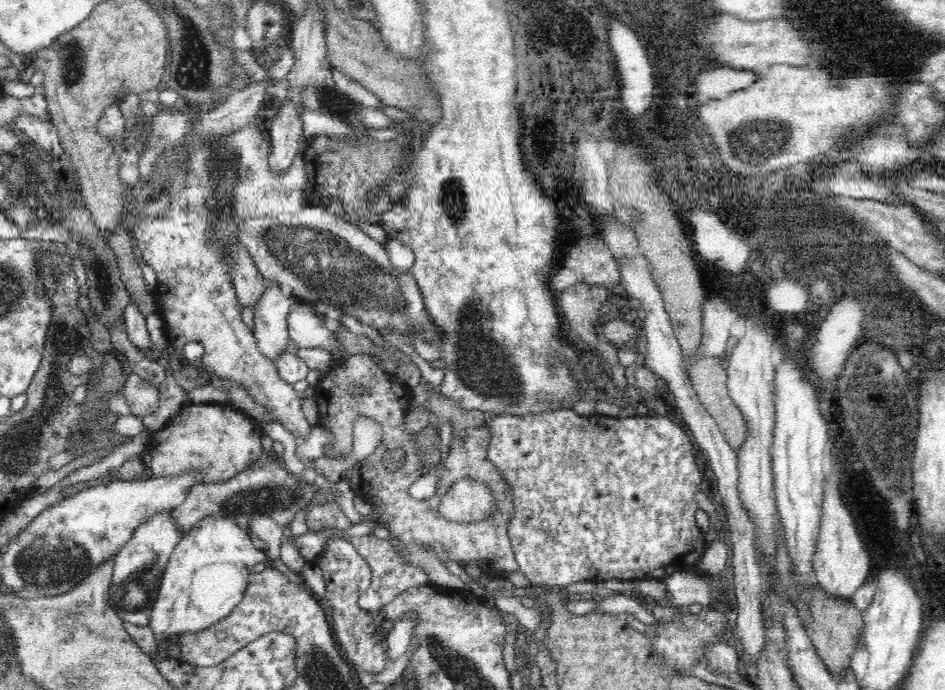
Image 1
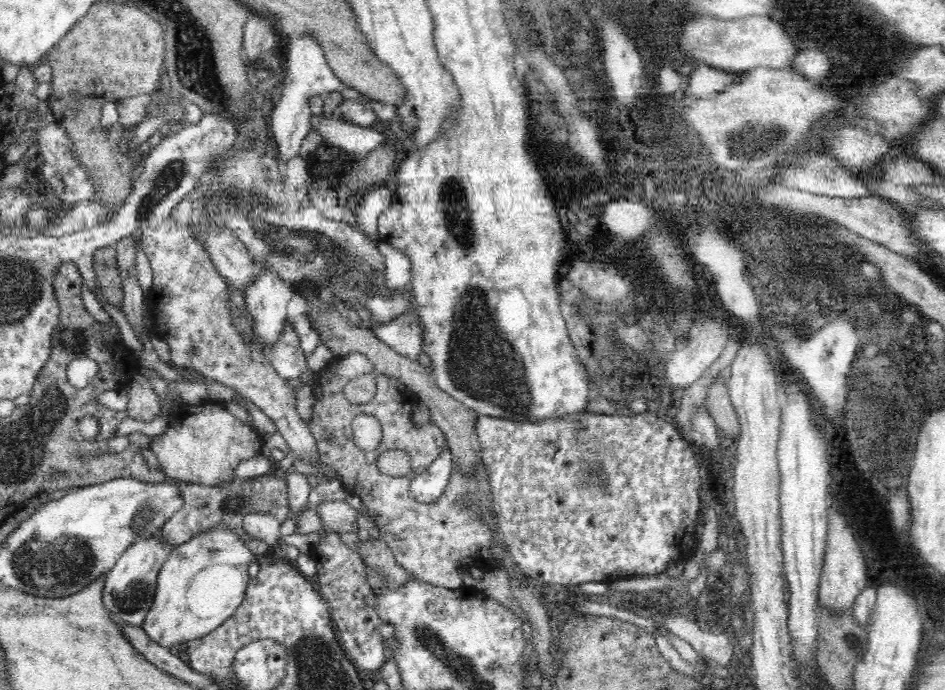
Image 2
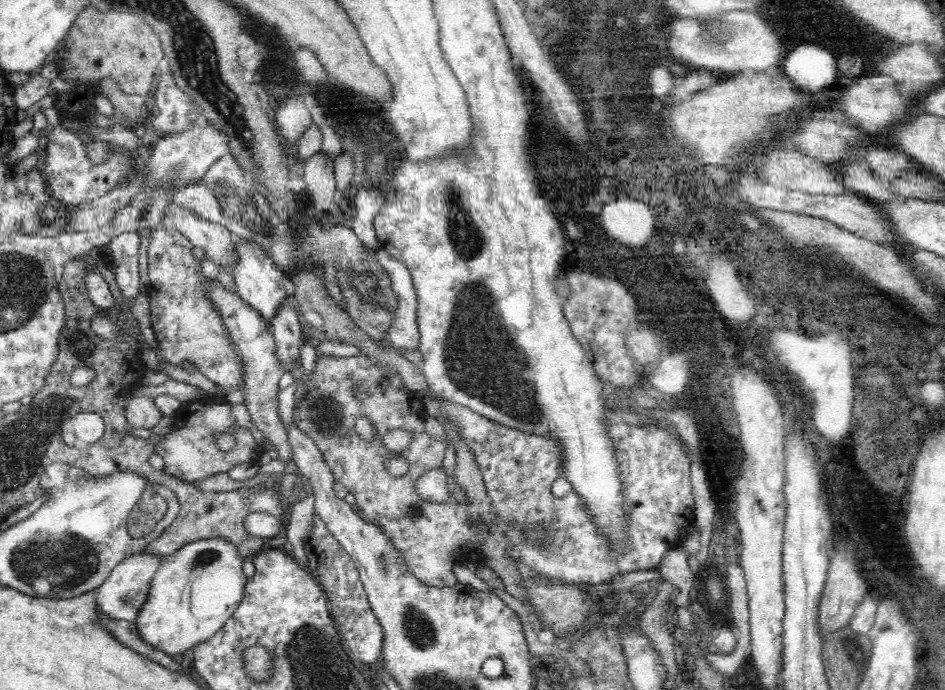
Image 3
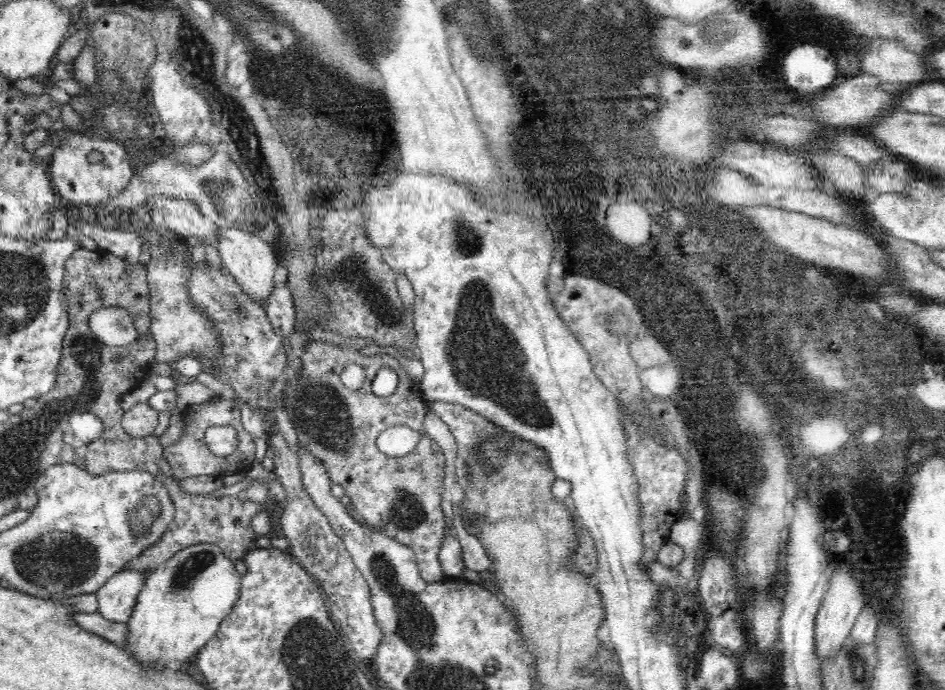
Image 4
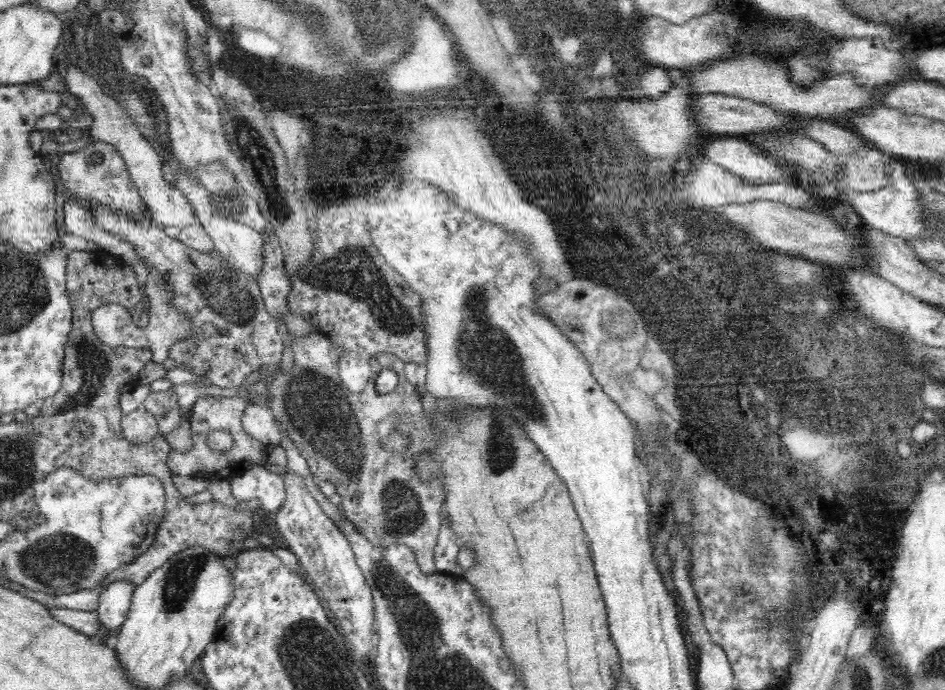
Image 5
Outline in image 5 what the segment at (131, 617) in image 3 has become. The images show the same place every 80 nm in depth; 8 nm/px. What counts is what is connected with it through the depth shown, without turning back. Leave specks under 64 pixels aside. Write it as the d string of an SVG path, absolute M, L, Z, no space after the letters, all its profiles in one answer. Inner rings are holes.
M116 582L110 584L104 594L99 594L99 608L97 614L100 620L100 635L92 636L96 644L112 646L114 632L119 630L126 621L131 606L131 599L135 590L130 582Z

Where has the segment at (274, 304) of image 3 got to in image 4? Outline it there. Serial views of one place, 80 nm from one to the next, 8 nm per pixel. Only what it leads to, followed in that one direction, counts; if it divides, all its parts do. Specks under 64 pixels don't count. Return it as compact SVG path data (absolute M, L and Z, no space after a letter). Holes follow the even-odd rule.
M243 225L236 229L234 227L218 227L216 248L221 258L221 262L232 276L237 278L240 286L252 298L266 304L266 296L270 296L274 288L274 270L278 266L274 246L266 243L258 235L243 229Z

